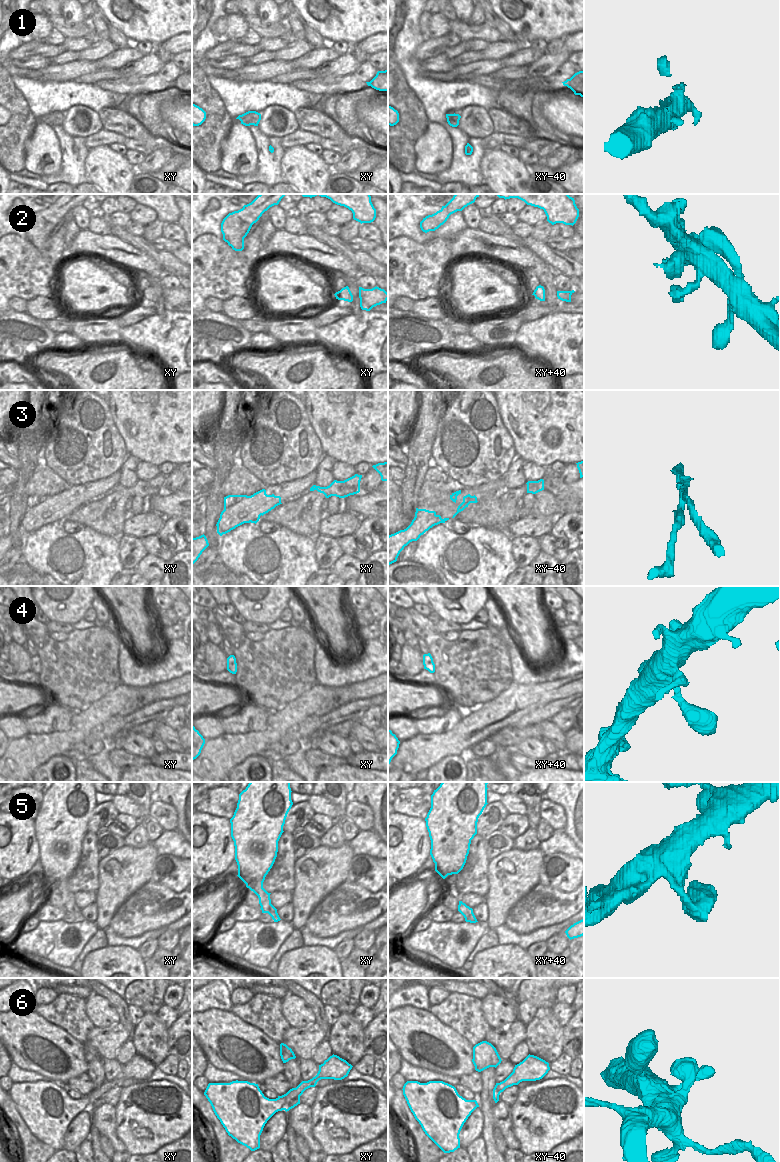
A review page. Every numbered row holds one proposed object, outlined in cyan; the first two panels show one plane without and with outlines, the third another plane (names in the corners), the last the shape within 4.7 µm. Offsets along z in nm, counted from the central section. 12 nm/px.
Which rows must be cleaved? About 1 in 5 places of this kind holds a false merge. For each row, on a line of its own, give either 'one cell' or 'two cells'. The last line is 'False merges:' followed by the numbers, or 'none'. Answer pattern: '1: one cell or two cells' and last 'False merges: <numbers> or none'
1: one cell
2: one cell
3: two cells
4: one cell
5: one cell
6: one cell
False merges: 3

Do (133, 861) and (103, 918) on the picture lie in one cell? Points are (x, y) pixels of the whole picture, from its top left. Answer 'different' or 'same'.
same

